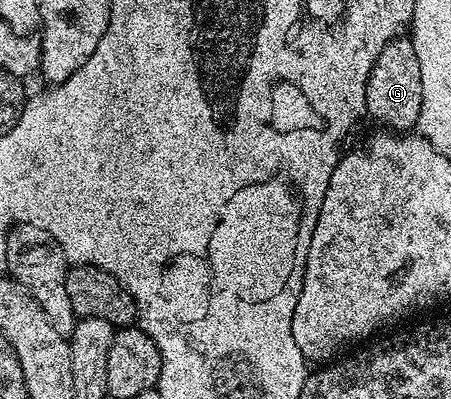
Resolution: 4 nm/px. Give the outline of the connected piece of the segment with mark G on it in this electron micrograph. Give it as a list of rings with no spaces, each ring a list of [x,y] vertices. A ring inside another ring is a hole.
[[[410,37],[389,41],[389,45],[377,53],[377,61],[373,61],[373,69],[367,78],[365,97],[366,114],[372,115],[380,123],[380,128],[392,133],[411,133],[418,128],[421,117],[421,64],[417,62],[417,49],[413,49]]]

